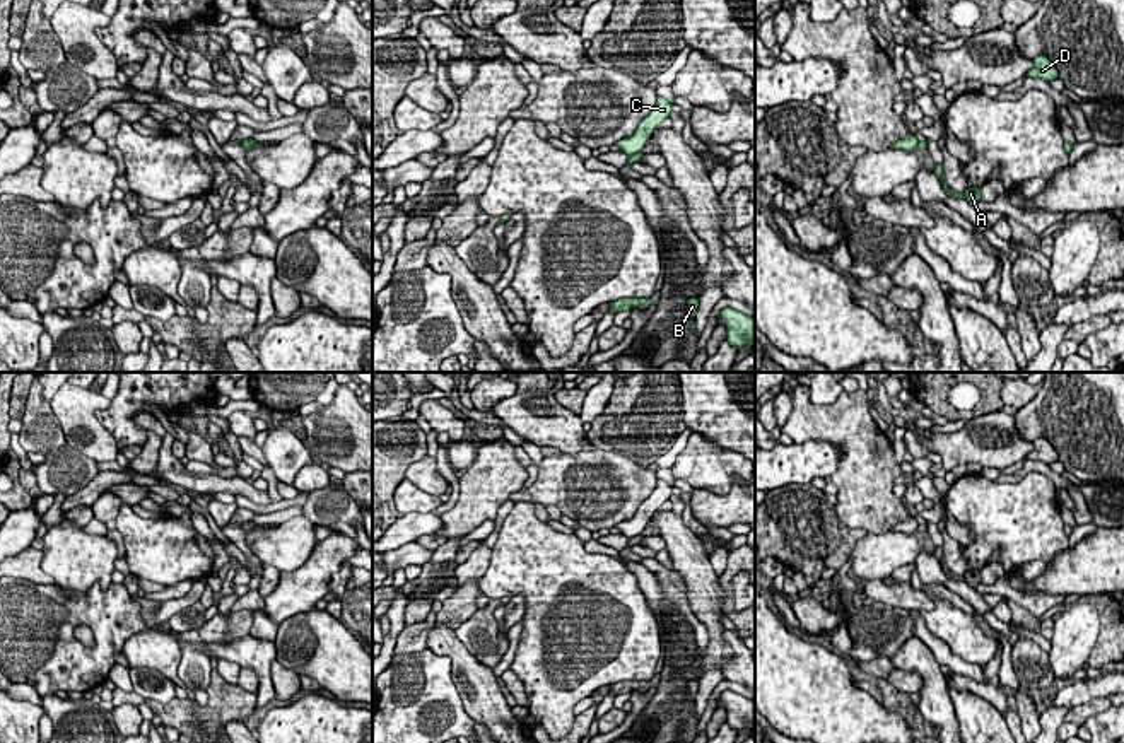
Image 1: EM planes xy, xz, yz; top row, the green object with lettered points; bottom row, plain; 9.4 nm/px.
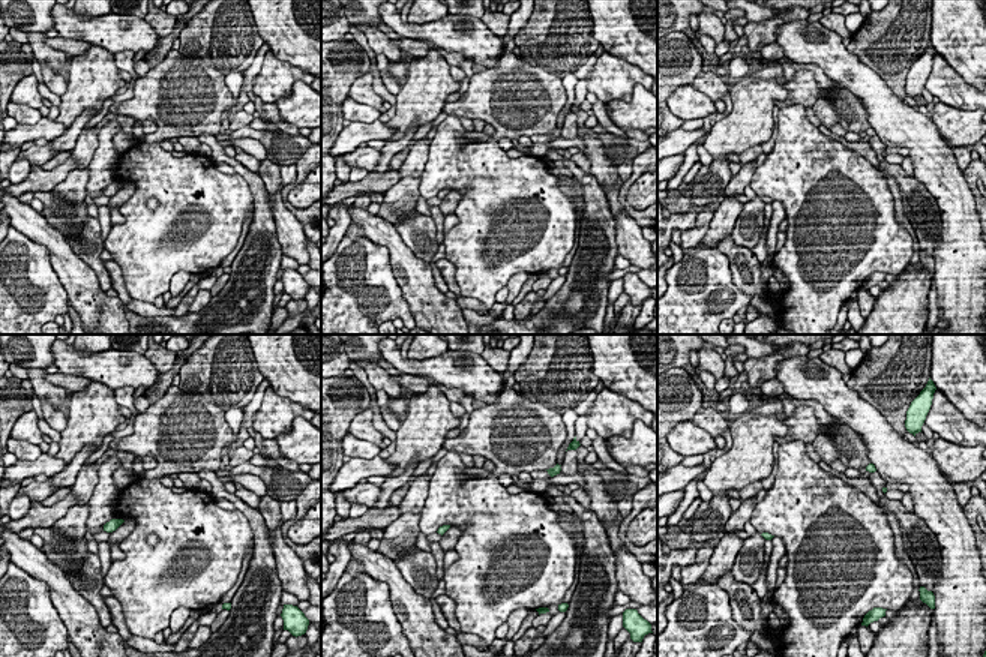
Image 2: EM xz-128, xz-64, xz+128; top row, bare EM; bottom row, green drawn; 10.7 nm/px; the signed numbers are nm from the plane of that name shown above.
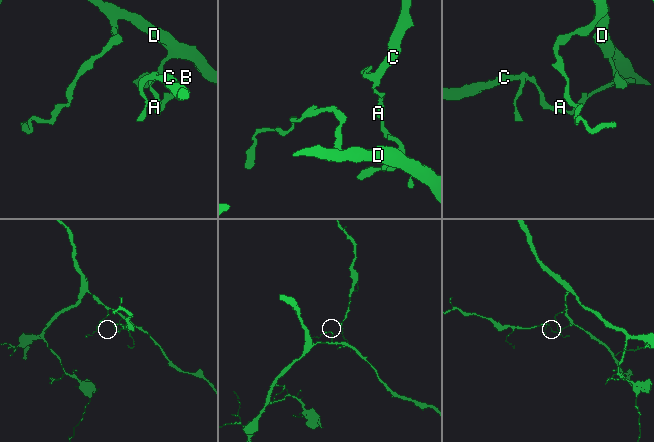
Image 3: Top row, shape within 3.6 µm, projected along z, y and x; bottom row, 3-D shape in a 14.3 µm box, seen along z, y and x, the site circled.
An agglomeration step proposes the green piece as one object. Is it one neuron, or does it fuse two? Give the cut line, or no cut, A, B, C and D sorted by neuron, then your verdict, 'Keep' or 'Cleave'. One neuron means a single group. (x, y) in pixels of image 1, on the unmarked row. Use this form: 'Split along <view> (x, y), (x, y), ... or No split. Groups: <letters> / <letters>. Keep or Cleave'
Split along xz (641, 533), (629, 538). Groups: A B D / C. Cleave

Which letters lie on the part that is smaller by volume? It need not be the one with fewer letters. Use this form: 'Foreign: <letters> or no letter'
Foreign: C

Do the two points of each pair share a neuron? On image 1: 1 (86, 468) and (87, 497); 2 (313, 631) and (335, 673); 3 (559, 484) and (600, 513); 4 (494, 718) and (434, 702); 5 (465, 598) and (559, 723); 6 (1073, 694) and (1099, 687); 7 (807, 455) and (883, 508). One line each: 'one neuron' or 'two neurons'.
1: two neurons
2: one neuron
3: one neuron
4: two neurons
5: two neurons
6: one neuron
7: two neurons

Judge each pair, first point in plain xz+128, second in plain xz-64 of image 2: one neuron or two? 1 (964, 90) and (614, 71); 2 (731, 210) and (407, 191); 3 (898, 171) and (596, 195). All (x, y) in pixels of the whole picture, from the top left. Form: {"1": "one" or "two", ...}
{"1": "one", "2": "one", "3": "one"}

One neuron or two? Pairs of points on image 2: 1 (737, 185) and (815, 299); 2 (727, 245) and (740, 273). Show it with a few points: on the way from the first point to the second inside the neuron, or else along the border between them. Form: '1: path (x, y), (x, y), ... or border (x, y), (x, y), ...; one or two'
1: border (755, 170), (748, 185); two
2: path (734, 252), (740, 258), (740, 266); one

